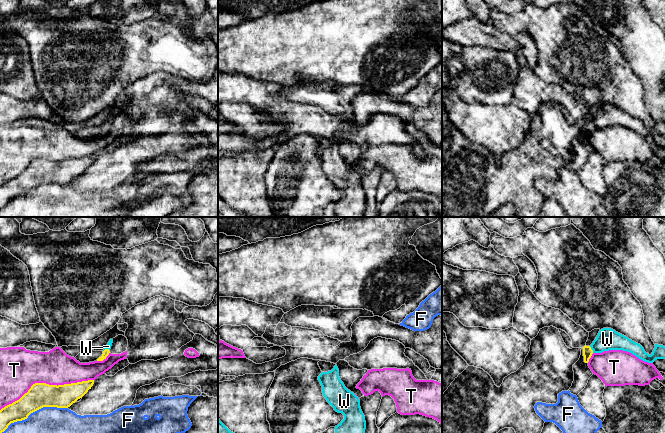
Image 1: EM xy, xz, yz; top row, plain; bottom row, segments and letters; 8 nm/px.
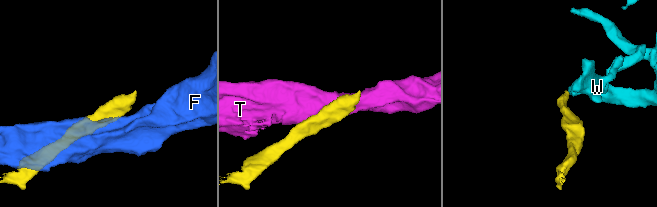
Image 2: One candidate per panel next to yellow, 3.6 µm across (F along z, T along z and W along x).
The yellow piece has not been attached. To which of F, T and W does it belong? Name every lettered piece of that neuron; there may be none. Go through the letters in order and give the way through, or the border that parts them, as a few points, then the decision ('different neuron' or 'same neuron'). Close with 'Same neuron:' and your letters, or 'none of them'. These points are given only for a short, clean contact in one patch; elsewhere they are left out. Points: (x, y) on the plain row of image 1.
F: different neuron
T: different neuron
W: way yz (587, 127), (591, 125), (607, 115); same neuron
Same neuron: W

